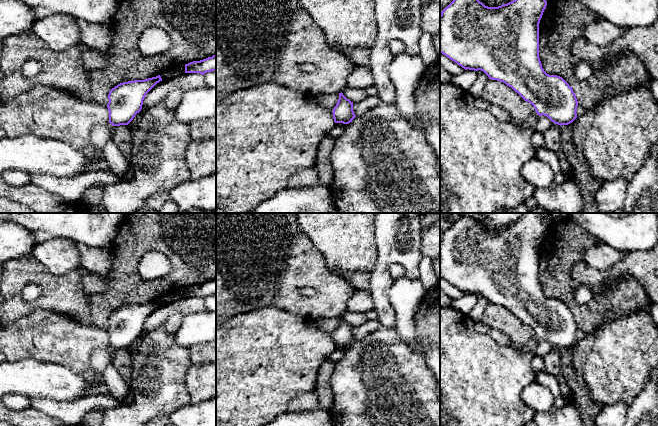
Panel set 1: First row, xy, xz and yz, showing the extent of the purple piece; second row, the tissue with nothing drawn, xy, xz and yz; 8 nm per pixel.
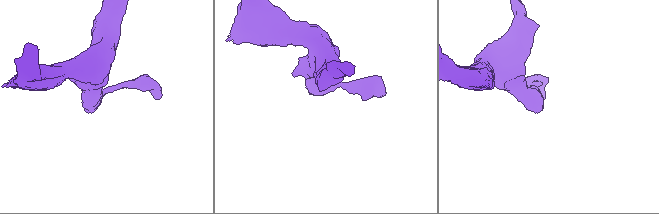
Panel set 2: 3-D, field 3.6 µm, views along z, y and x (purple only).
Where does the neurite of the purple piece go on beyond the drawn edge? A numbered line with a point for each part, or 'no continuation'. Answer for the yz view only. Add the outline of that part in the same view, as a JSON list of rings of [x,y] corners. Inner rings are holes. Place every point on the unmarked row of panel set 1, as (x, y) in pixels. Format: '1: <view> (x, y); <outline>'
no continuation

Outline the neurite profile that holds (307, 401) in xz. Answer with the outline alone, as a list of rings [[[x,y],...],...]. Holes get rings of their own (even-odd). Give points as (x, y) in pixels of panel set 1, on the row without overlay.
[[[315,391],[299,393],[287,405],[287,410],[290,412],[303,412],[317,409],[319,409],[319,400]]]

